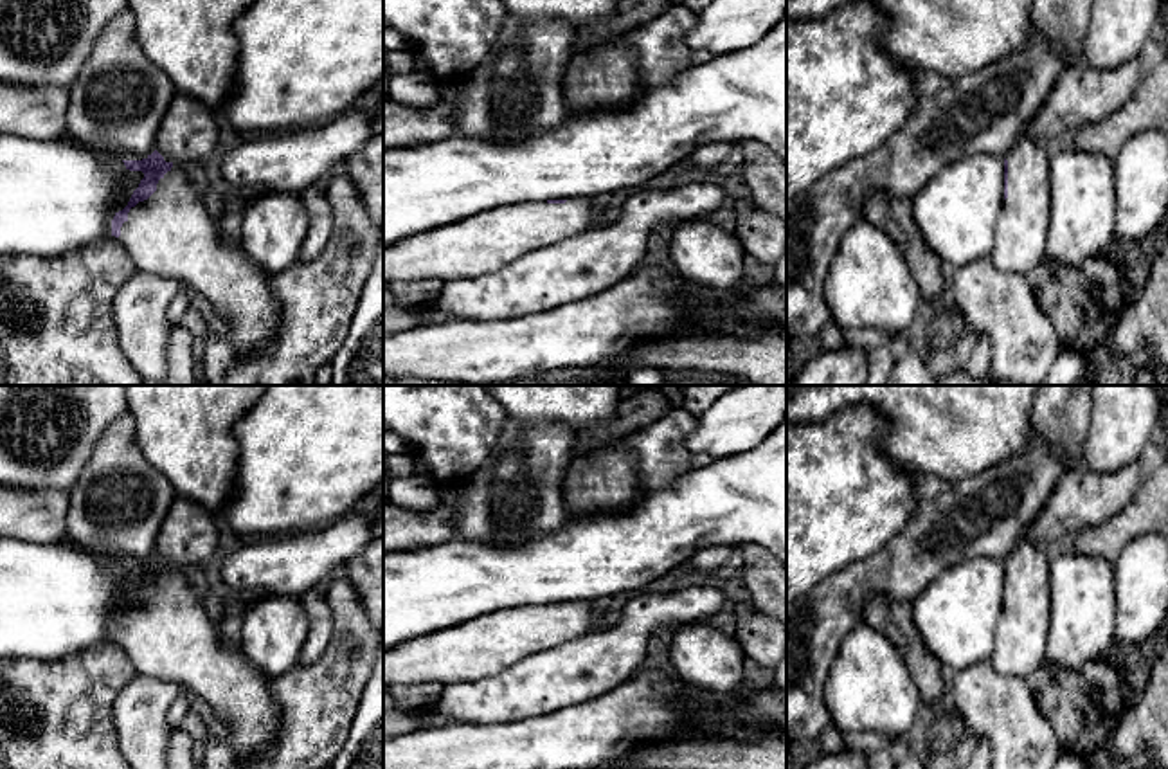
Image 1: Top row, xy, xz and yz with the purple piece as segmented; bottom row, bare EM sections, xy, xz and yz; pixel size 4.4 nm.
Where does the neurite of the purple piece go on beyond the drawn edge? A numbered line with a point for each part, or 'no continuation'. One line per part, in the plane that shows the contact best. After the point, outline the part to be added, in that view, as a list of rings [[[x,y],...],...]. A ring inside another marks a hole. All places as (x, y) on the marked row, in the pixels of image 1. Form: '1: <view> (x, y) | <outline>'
1: xy (171, 235) | [[[173,164],[158,180],[157,191],[130,209],[121,236],[113,241],[130,254],[140,272],[169,277],[203,295],[227,322],[225,337],[234,360],[256,358],[272,349],[281,310],[268,286],[270,276],[245,256],[239,243],[223,243],[220,222],[207,211],[189,169]]]

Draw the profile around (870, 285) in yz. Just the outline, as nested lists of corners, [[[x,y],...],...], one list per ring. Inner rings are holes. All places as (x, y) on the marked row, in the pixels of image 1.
[[[867,220],[844,234],[824,295],[839,328],[909,335],[925,313],[921,292],[902,250]]]

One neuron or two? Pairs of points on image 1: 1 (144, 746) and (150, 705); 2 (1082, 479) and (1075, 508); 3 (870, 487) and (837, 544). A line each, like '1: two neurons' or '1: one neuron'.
1: one neuron
2: one neuron
3: one neuron

